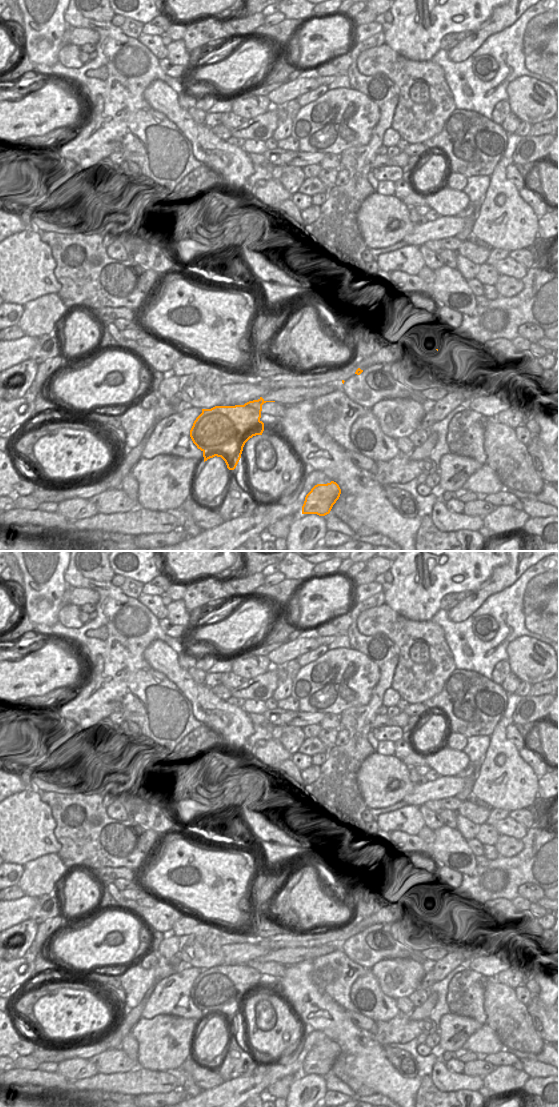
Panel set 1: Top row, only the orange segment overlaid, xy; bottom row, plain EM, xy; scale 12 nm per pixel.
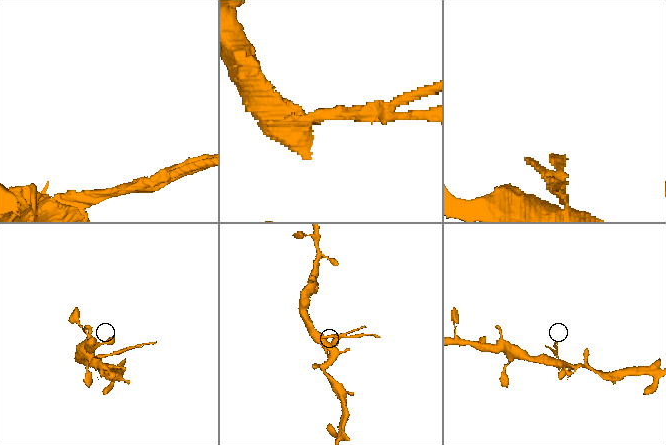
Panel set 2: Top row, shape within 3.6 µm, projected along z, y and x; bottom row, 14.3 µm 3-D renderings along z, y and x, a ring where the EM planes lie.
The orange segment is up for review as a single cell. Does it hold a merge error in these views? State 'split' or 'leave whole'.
split

